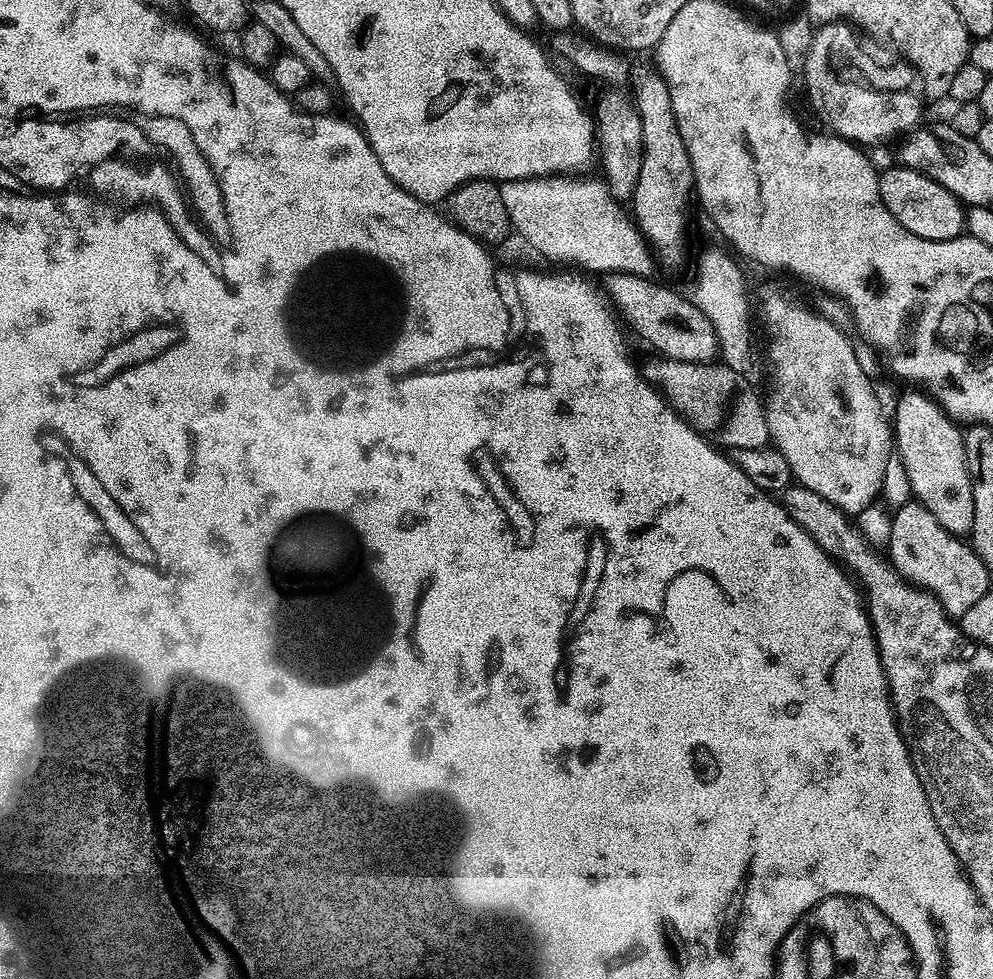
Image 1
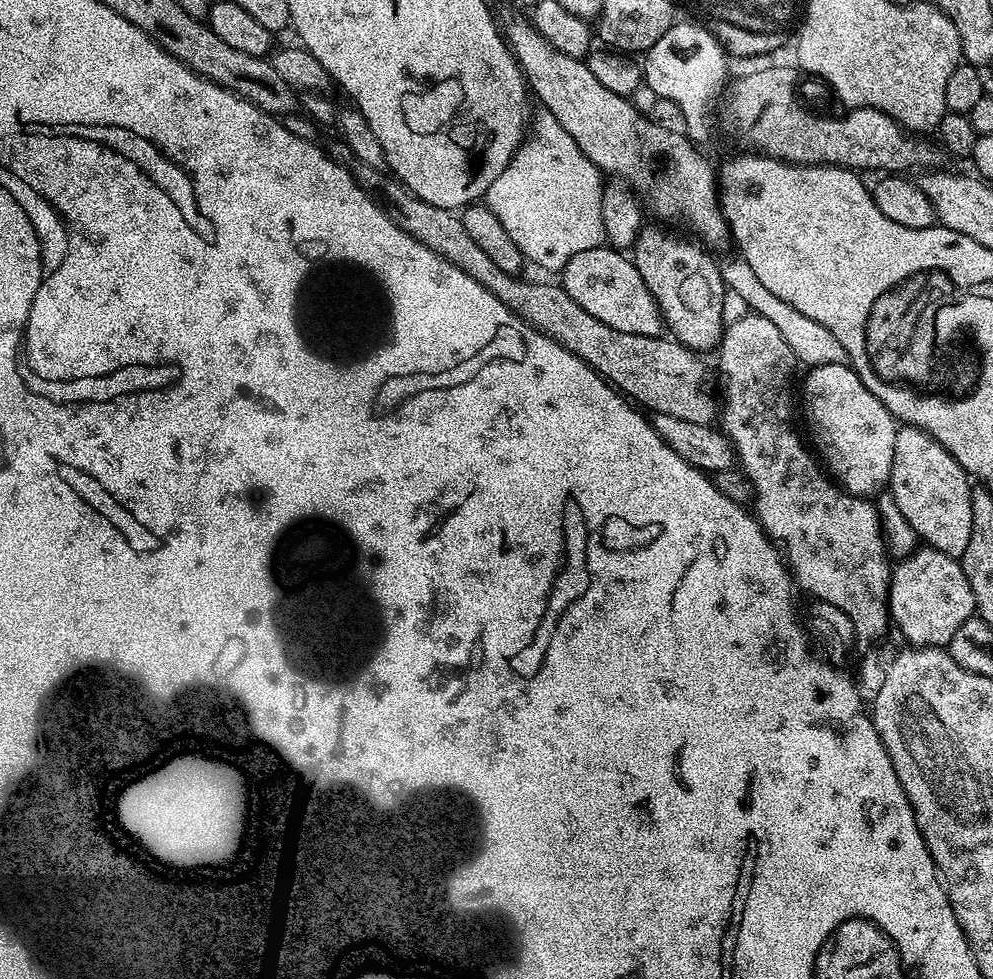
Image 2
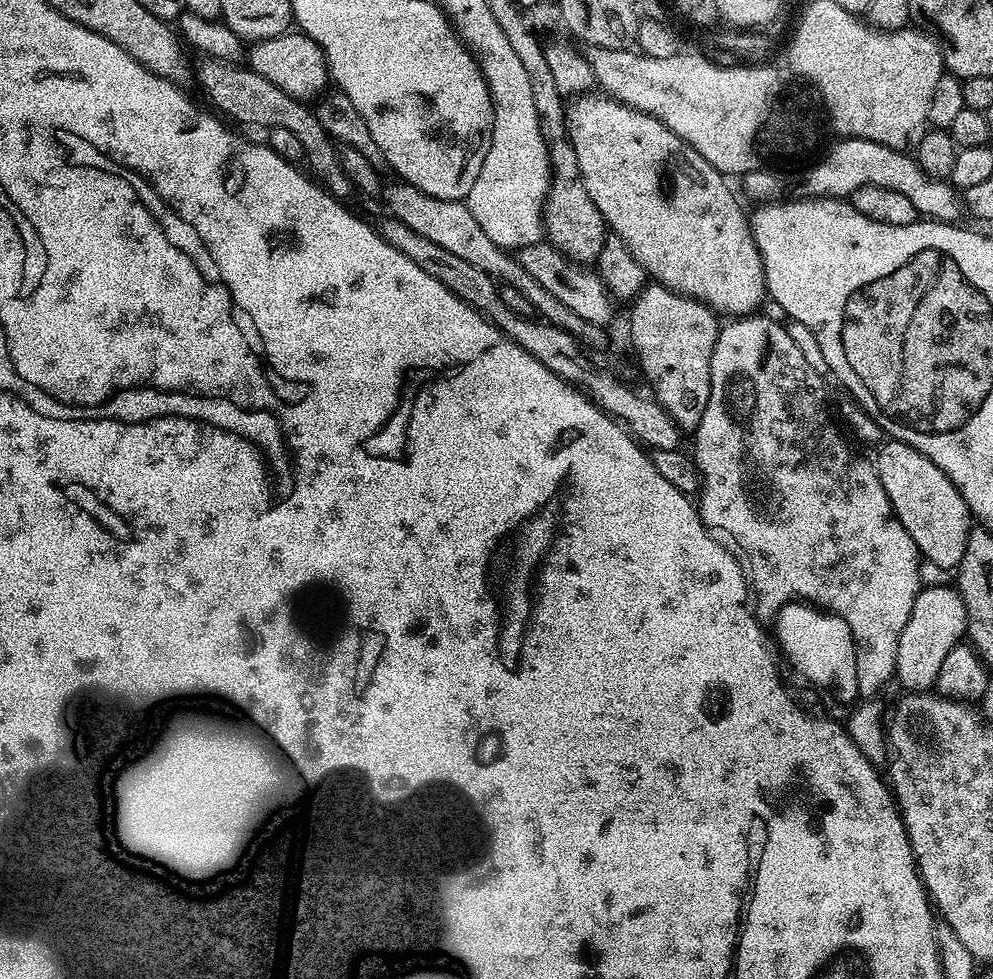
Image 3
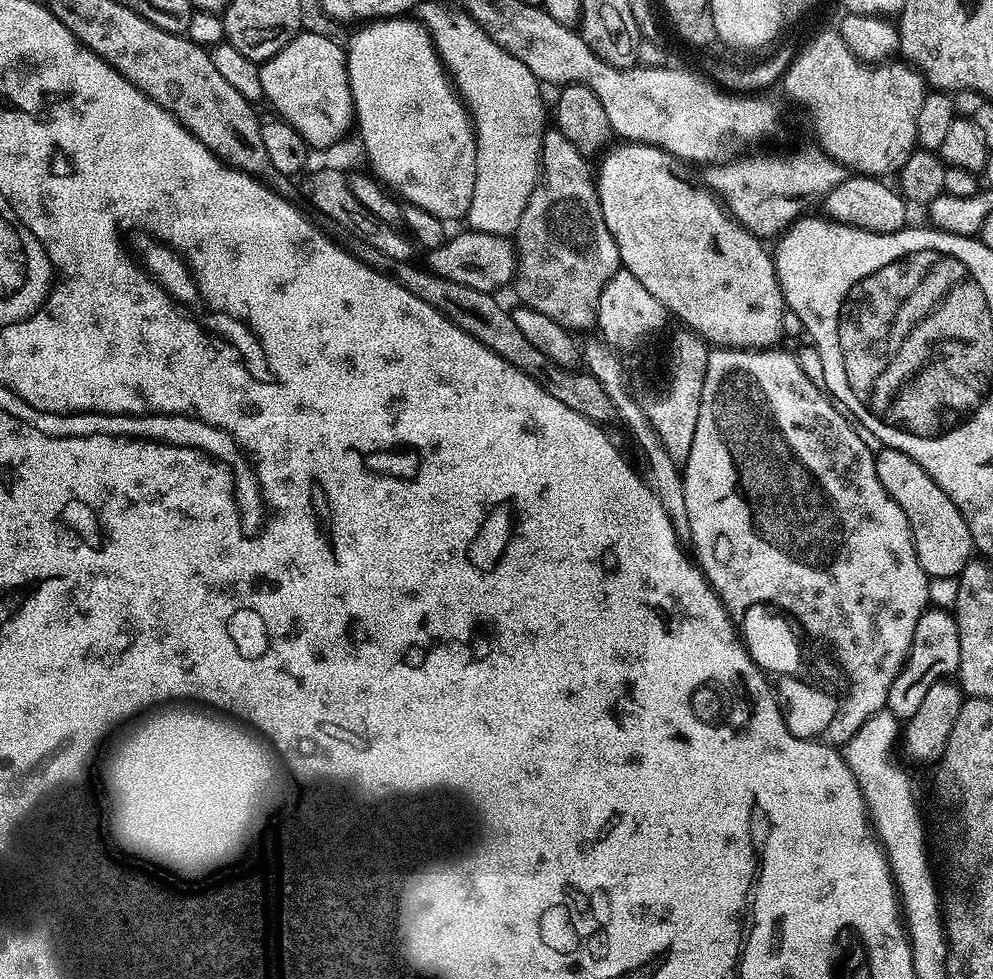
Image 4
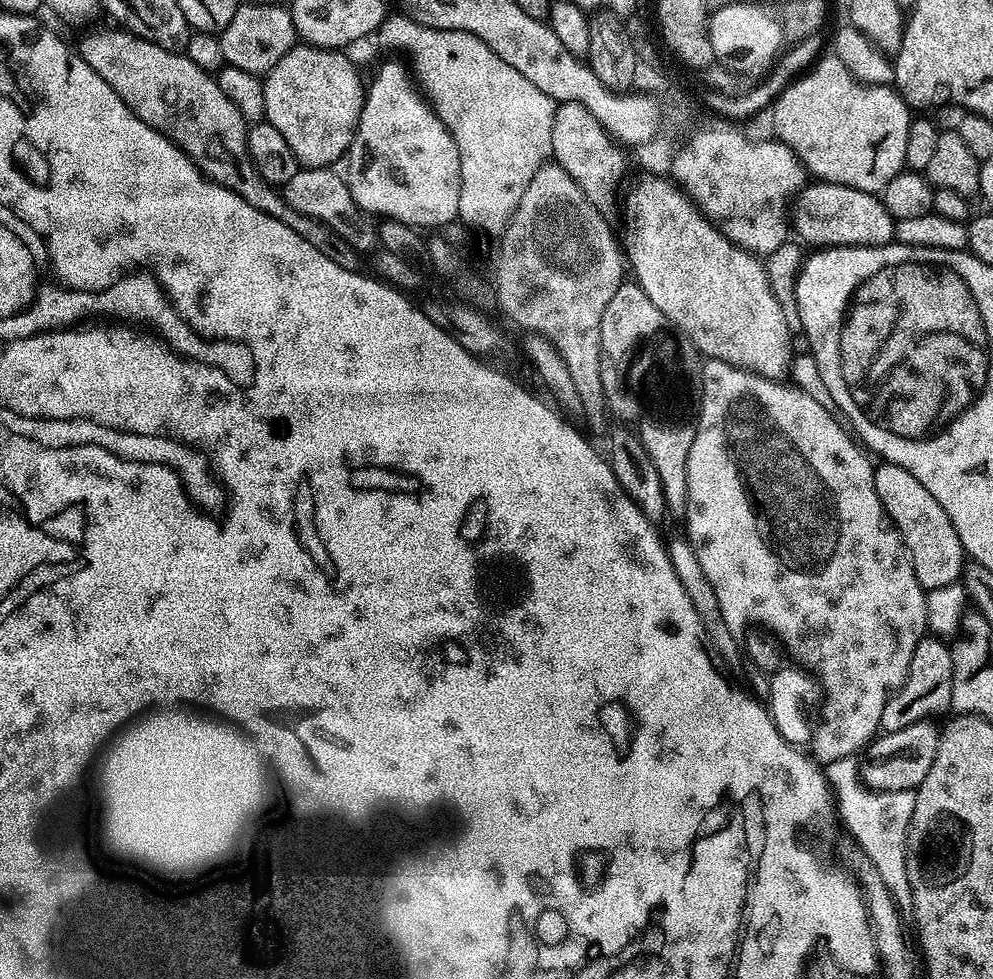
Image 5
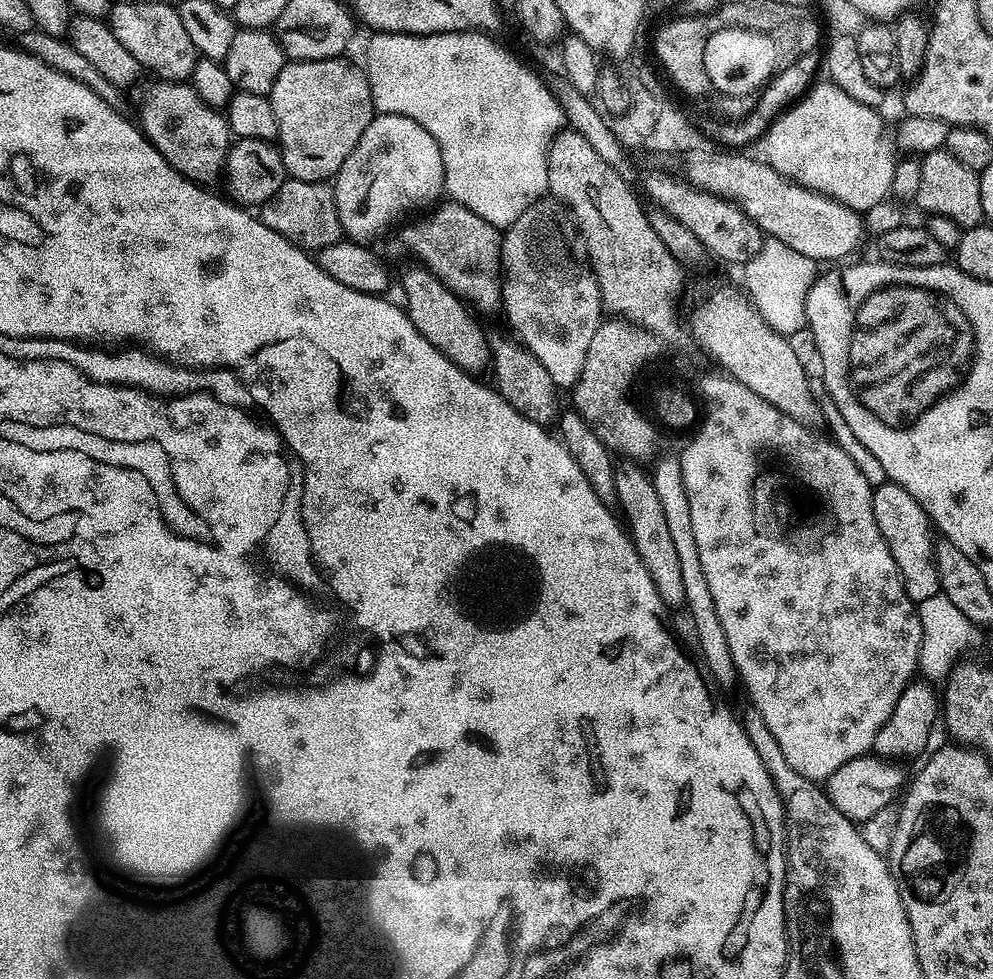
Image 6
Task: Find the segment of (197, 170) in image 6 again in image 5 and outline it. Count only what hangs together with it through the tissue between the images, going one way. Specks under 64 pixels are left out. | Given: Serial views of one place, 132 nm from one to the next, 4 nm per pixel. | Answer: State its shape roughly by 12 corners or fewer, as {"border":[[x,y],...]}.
{"border":[[111,27],[78,51],[209,180],[342,270],[358,249],[258,174],[213,73]]}

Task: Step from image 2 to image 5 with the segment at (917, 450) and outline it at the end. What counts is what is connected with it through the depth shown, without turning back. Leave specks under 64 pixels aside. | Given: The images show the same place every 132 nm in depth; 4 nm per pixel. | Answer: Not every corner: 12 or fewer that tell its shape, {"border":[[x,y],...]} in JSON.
{"border":[[875,465],[874,490],[921,586],[957,583],[966,553],[910,470]]}

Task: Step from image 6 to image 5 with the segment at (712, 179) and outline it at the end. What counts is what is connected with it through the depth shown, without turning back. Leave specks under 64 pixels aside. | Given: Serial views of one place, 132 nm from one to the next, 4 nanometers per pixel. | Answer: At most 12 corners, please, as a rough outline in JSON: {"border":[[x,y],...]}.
{"border":[[800,189],[790,224],[805,245],[880,248],[896,220],[877,193]]}

